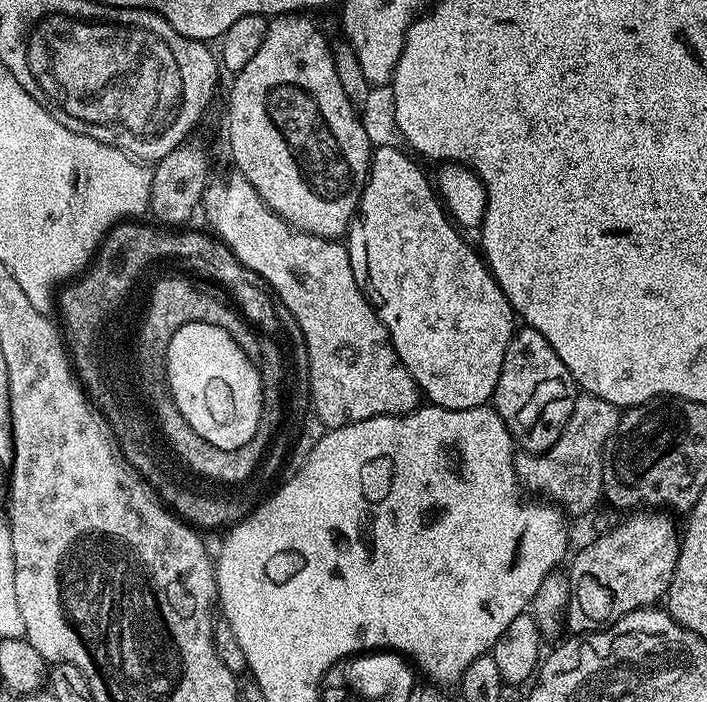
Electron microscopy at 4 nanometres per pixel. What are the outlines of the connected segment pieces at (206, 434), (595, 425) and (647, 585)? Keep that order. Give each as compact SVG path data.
M190 322L170 338L163 360L173 400L195 433L226 451L238 450L254 438L263 412L259 370L226 330L206 322Z
M577 395L564 433L558 438L558 442L554 442L554 446L550 446L550 450L517 451L516 474L521 485L529 493L558 502L569 517L587 517L601 503L604 495L604 454L608 441L617 435L621 415L621 409L602 398Z
M640 510L629 516L617 528L597 535L593 544L577 554L568 585L569 633L599 632L634 610L651 608L665 599L680 553L678 524L676 528L673 517L664 510Z

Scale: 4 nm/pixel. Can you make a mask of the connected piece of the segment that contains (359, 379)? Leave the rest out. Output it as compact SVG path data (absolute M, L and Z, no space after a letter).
M235 170L229 171L229 176L224 176L221 180L213 179L208 187L204 189L204 198L202 201L202 213L206 219L212 223L211 231L217 237L223 240L228 248L236 255L245 267L250 271L254 271L261 277L263 283L280 295L279 303L291 312L291 318L296 320L297 326L301 328L302 338L305 339L305 348L308 351L309 364L309 393L310 408L314 413L315 419L324 423L325 429L341 428L347 424L354 422L362 422L366 418L374 418L375 416L406 416L409 412L415 412L422 404L422 393L420 388L414 382L414 378L406 370L406 366L398 358L398 354L394 350L392 341L388 339L388 331L384 323L378 318L378 314L368 303L364 293L360 291L358 282L354 278L354 270L350 270L350 254L347 247L339 239L333 238L327 240L321 236L315 236L309 232L300 232L292 224L286 223L281 216L277 214L272 207L263 200L258 194L258 190L254 190L254 186L250 186L250 182L246 182L246 178L240 172Z

